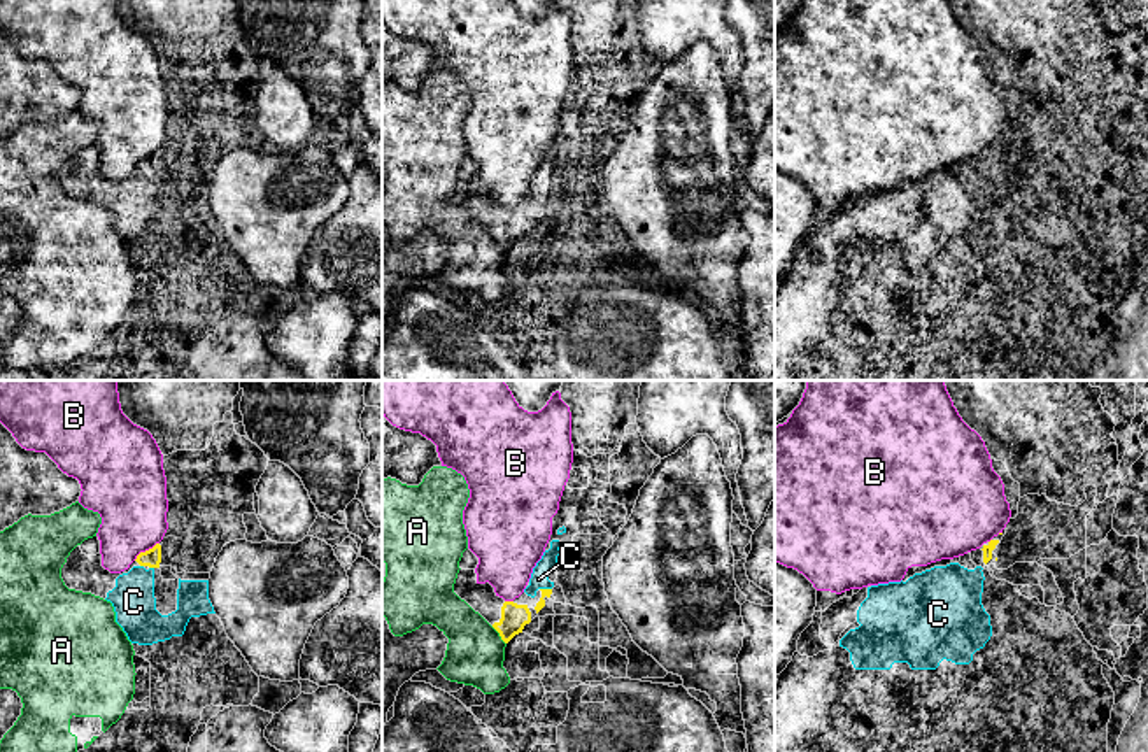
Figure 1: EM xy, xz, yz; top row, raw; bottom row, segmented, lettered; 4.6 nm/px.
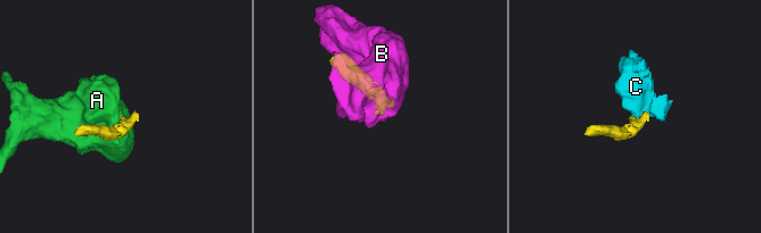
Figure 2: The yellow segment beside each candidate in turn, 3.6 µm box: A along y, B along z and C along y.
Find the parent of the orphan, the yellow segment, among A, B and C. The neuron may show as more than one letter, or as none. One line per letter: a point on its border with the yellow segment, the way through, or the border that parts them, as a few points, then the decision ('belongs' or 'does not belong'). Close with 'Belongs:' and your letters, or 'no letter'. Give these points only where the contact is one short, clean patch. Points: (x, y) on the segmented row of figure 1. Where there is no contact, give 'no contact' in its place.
A: xz (500, 635) | along xz (491, 626), (505, 644) | does not belong
B: xy (146, 551) | does not belong
C: xy (151, 567) | belongs
Belongs: C

